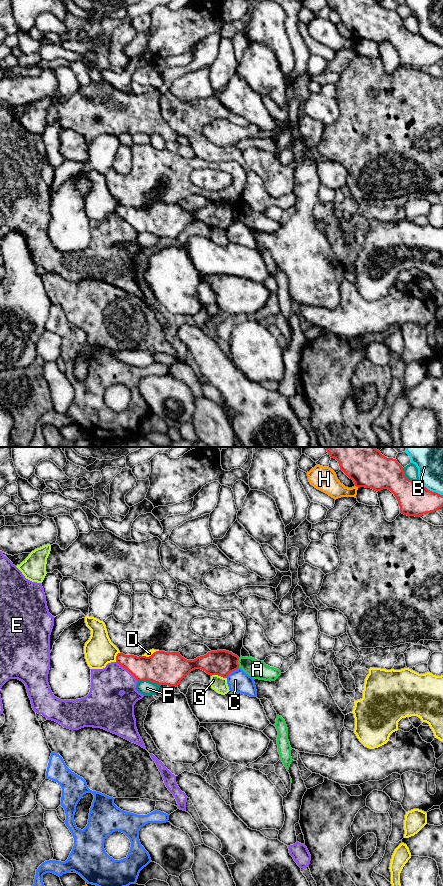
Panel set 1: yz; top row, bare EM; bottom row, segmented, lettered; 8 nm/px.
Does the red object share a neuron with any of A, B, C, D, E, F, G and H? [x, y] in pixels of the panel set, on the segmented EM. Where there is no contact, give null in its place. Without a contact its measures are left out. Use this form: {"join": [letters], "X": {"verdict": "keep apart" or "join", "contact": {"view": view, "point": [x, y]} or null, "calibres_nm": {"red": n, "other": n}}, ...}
{"join": [], "A": {"verdict": "keep apart", "contact": {"view": "yz", "point": [237, 663]}, "calibres_nm": {"red": 200, "other": 150}}, "B": {"verdict": "keep apart", "contact": {"view": "yz", "point": [429, 490]}, "calibres_nm": {"red": 260, "other": 220}}, "C": {"verdict": "keep apart", "contact": {"view": "yz", "point": [232, 671]}, "calibres_nm": {"red": 200, "other": 180}}, "D": {"verdict": "keep apart", "contact": {"view": "yz", "point": [116, 657]}, "calibres_nm": {"red": 190, "other": 240}}, "E": {"verdict": "keep apart", "contact": {"view": "yz", "point": [127, 669]}, "calibres_nm": {"red": 240, "other": 260}}, "F": {"verdict": "keep apart", "contact": {"view": "yz", "point": [149, 680]}, "calibres_nm": {"red": 280, "other": 120}}, "G": {"verdict": "keep apart", "contact": {"view": "yz", "point": [219, 675]}, "calibres_nm": {"red": 200, "other": 120}}, "H": {"verdict": "keep apart", "contact": {"view": "yz", "point": [357, 486]}, "calibres_nm": {"red": 320, "other": 170}}}

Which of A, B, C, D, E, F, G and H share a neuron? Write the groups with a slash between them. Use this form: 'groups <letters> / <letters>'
groups A / B / C / D / E / F / G / H

